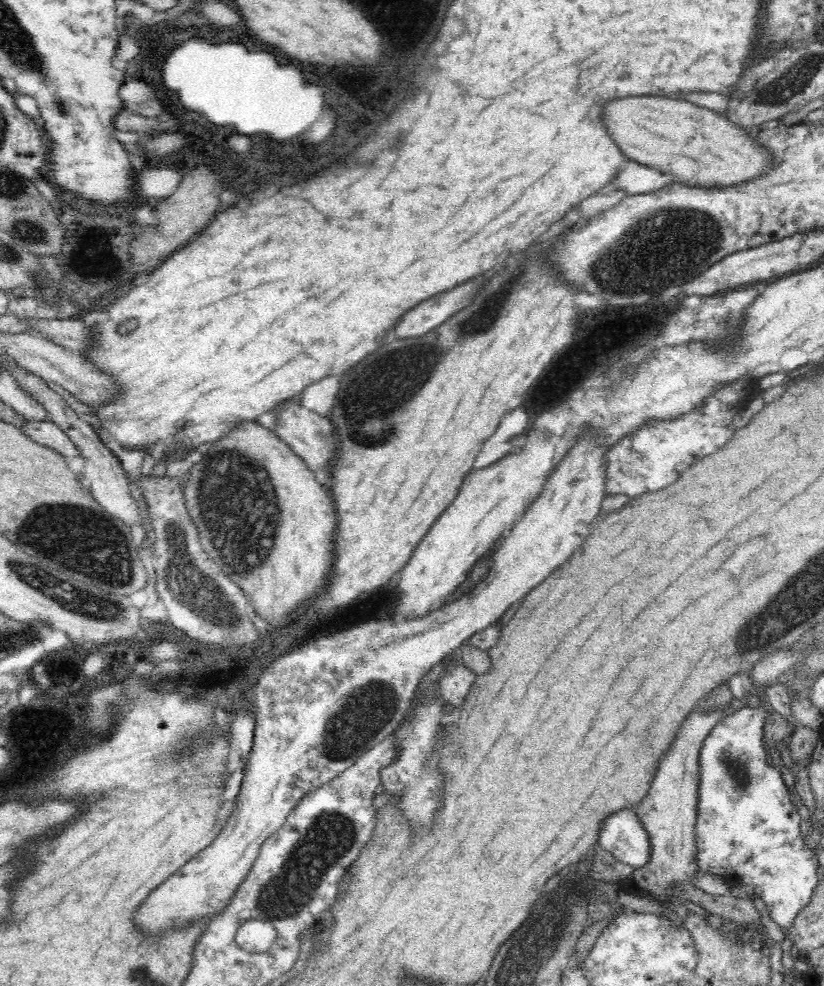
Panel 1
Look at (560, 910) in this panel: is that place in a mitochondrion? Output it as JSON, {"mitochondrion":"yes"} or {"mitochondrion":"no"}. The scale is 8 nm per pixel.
{"mitochondrion":"yes"}

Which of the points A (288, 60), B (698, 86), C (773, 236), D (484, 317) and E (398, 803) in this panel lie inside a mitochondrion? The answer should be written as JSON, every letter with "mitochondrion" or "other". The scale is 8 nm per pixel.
{"A":"other","B":"other","C":"other","D":"mitochondrion","E":"other"}

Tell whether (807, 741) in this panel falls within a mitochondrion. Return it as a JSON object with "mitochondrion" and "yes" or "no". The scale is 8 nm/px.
{"mitochondrion":"no"}

